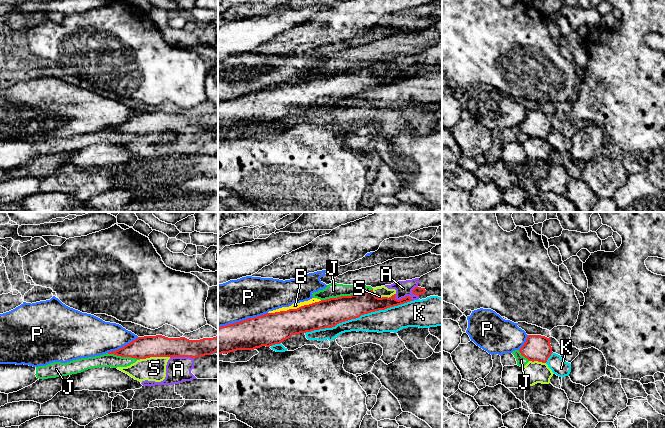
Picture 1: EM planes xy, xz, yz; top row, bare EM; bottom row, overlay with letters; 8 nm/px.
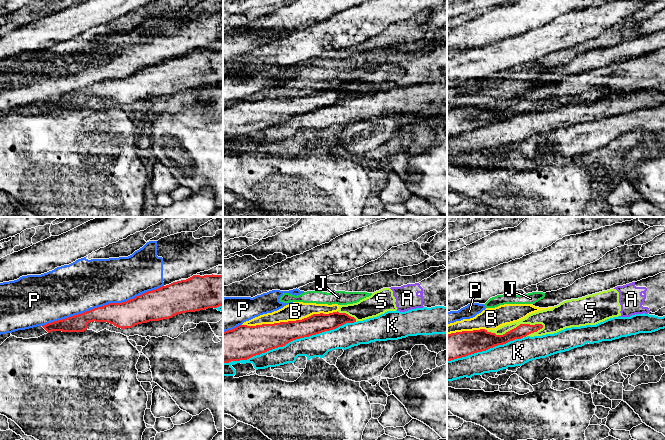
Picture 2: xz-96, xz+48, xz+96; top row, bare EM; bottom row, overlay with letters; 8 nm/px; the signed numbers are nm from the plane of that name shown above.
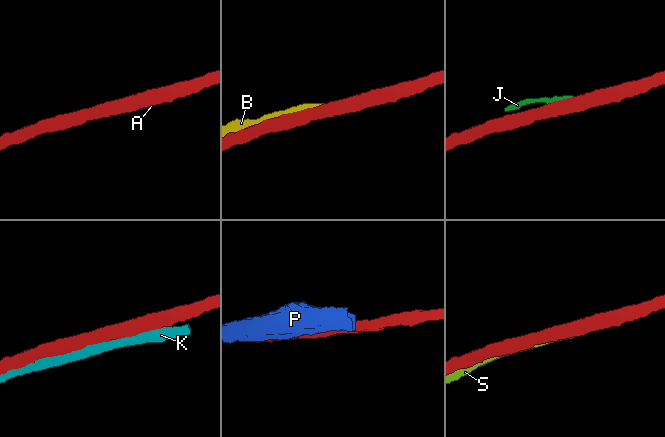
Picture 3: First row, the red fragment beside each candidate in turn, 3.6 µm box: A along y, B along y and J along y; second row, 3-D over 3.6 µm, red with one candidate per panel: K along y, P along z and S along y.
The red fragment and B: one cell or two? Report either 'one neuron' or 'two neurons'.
two neurons

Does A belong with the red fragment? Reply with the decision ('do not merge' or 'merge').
do not merge

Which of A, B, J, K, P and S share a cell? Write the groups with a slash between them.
A S / B J / K / P

